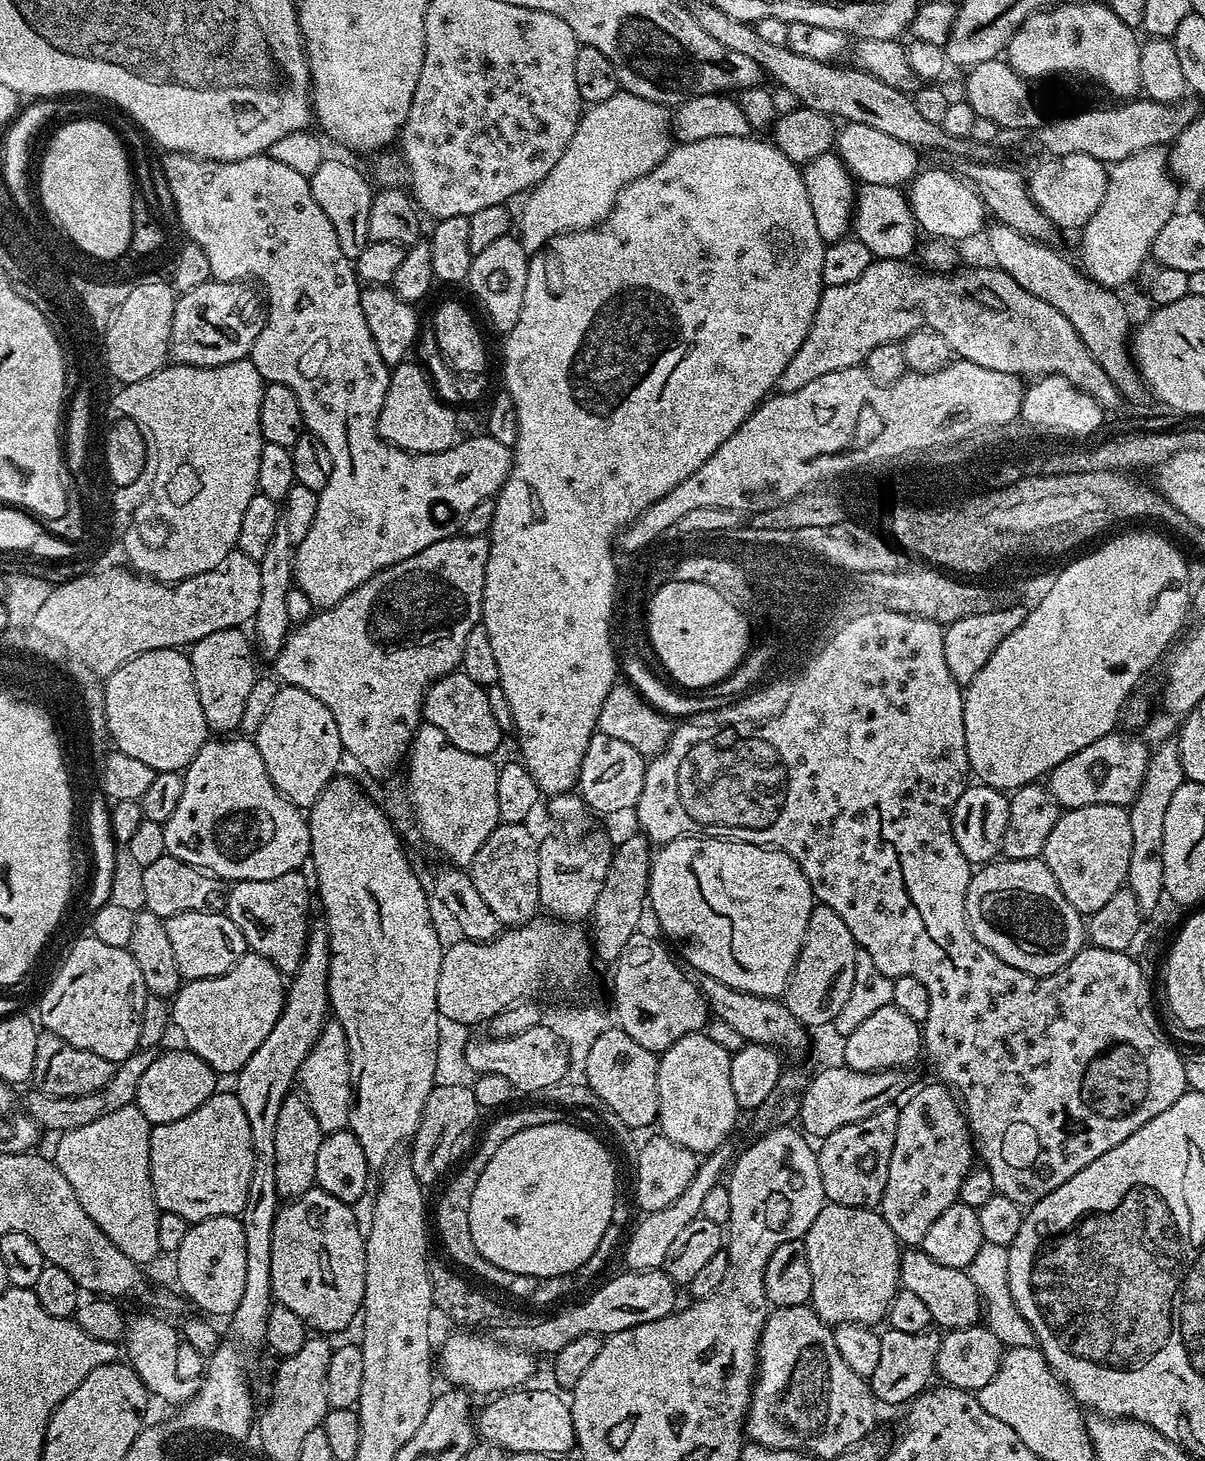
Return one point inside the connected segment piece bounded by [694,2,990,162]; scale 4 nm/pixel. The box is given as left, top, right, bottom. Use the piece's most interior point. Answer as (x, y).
(859, 98)

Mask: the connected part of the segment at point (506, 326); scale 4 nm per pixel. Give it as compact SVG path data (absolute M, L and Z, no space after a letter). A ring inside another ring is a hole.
M512 234L498 238L498 242L490 242L486 250L477 252L472 257L467 287L472 287L472 292L480 299L489 322L500 331L500 334L508 333L514 322L518 322L518 314L522 314L522 294L526 294L529 259L530 253Z

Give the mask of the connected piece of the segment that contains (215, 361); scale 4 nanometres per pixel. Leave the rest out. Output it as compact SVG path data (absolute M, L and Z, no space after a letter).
M210 279L202 286L194 286L194 290L183 293L177 299L172 319L171 359L178 364L213 368L251 357L252 347L266 319L265 309L261 301L260 304L256 301L256 292L251 287L253 287L251 283L238 280Z

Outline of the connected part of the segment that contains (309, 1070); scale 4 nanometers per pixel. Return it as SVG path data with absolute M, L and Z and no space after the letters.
M334 1018L324 1025L318 1042L314 1042L310 1054L306 1054L298 1073L298 1088L323 1132L327 1134L347 1128L353 1102L350 1054L346 1030L342 1030Z

